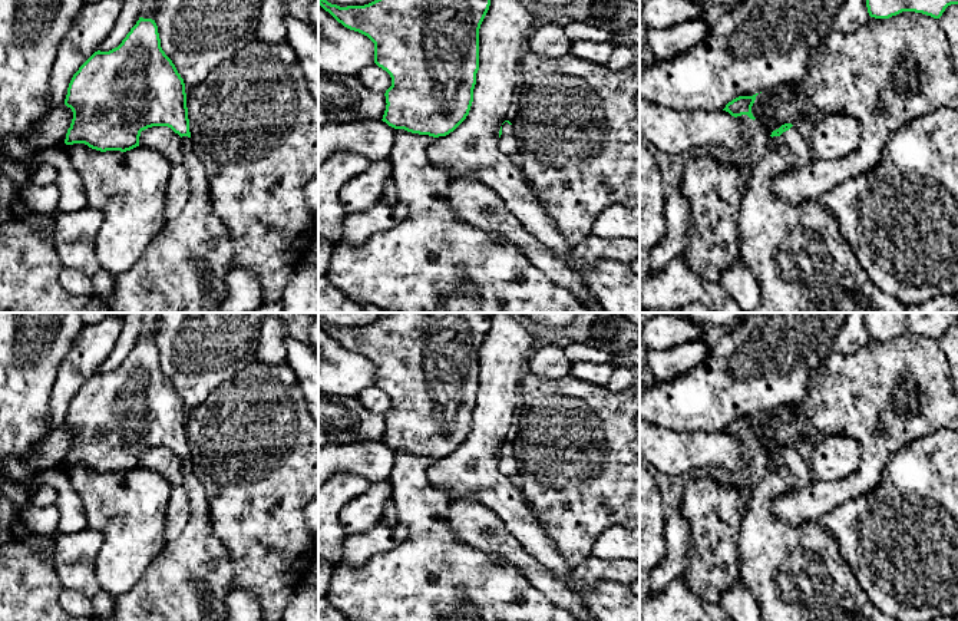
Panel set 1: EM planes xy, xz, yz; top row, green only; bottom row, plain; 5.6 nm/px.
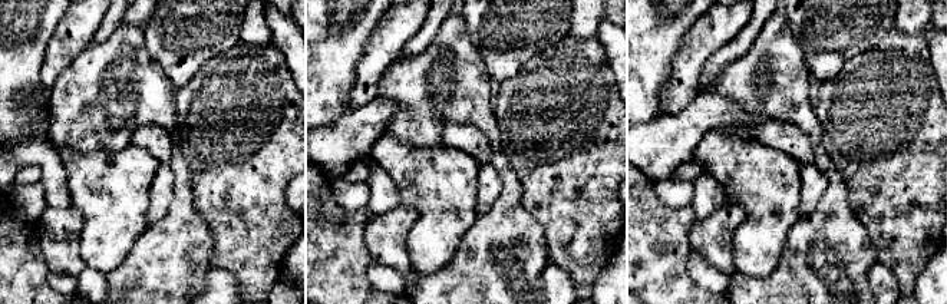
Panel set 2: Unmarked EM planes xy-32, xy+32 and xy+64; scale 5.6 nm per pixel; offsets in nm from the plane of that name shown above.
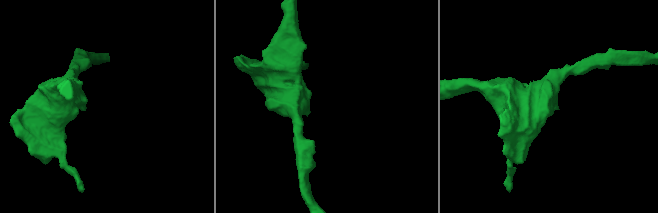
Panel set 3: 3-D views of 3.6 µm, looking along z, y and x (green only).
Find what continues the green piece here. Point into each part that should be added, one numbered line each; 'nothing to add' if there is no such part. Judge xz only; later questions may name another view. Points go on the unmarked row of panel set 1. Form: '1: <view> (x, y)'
1: xz (508, 466)

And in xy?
1: xy (190, 580)

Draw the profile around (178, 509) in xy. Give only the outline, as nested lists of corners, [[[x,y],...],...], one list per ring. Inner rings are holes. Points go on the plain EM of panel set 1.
[[[182,485],[174,486],[166,508],[163,536],[166,544],[175,541],[189,518],[189,498]]]

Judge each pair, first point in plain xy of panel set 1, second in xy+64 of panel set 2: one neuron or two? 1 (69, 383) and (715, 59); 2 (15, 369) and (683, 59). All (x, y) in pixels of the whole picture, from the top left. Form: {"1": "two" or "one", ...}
{"1": "two", "2": "two"}

